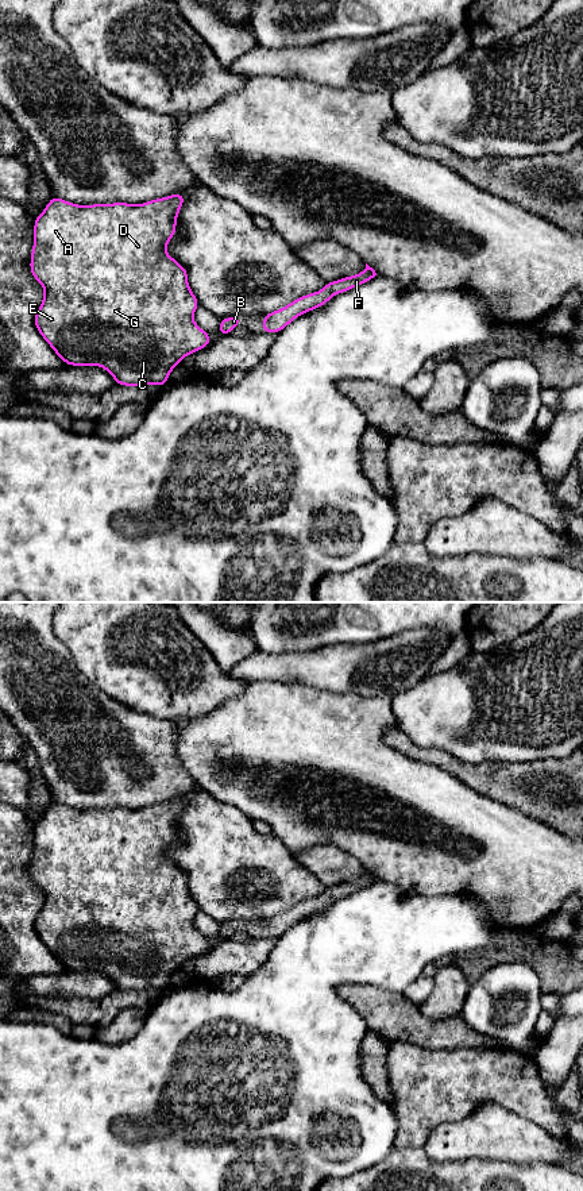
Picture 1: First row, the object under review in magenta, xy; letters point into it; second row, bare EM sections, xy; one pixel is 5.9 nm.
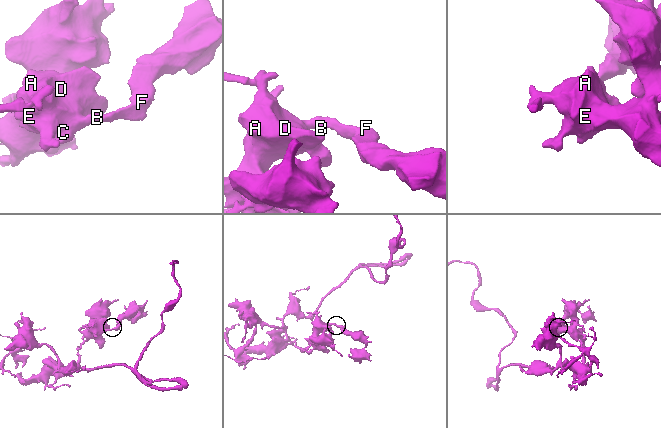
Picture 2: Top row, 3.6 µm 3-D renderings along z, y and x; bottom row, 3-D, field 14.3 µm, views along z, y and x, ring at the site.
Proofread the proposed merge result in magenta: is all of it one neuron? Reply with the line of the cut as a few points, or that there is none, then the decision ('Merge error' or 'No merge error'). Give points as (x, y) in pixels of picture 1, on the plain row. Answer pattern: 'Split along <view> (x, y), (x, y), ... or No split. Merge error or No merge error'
No split. No merge error

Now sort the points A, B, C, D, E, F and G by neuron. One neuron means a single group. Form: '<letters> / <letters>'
A B C D E F G

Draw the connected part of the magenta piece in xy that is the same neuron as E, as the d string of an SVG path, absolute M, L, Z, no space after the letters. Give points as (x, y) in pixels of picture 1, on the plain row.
M173 798L167 802L150 805L143 809L112 808L78 810L63 803L51 801L49 809L34 826L34 849L31 856L30 875L32 882L43 891L45 901L39 910L34 928L38 937L54 955L54 957L69 971L101 971L115 984L116 990L142 991L157 990L162 992L171 975L188 960L205 953L211 948L211 940L201 934L194 924L194 916L200 907L190 895L188 887L188 875L166 857L166 851L175 840L177 821L185 806L185 801Z

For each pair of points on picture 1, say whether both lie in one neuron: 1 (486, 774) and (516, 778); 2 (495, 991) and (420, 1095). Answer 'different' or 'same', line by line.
1: same
2: different

